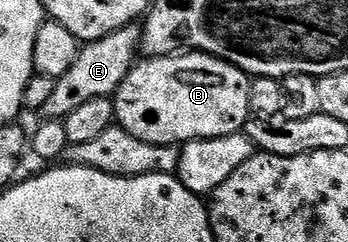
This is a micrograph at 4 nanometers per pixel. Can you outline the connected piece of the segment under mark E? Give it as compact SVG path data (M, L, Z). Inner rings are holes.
M133 22L125 28L118 29L114 34L106 34L106 38L87 41L81 47L78 58L74 58L74 66L70 66L66 74L56 77L52 97L47 100L46 106L42 109L43 119L63 120L73 110L78 110L78 106L91 102L93 98L115 97L126 74L132 69L133 64L137 63L138 53L141 51L141 31L141 25Z

